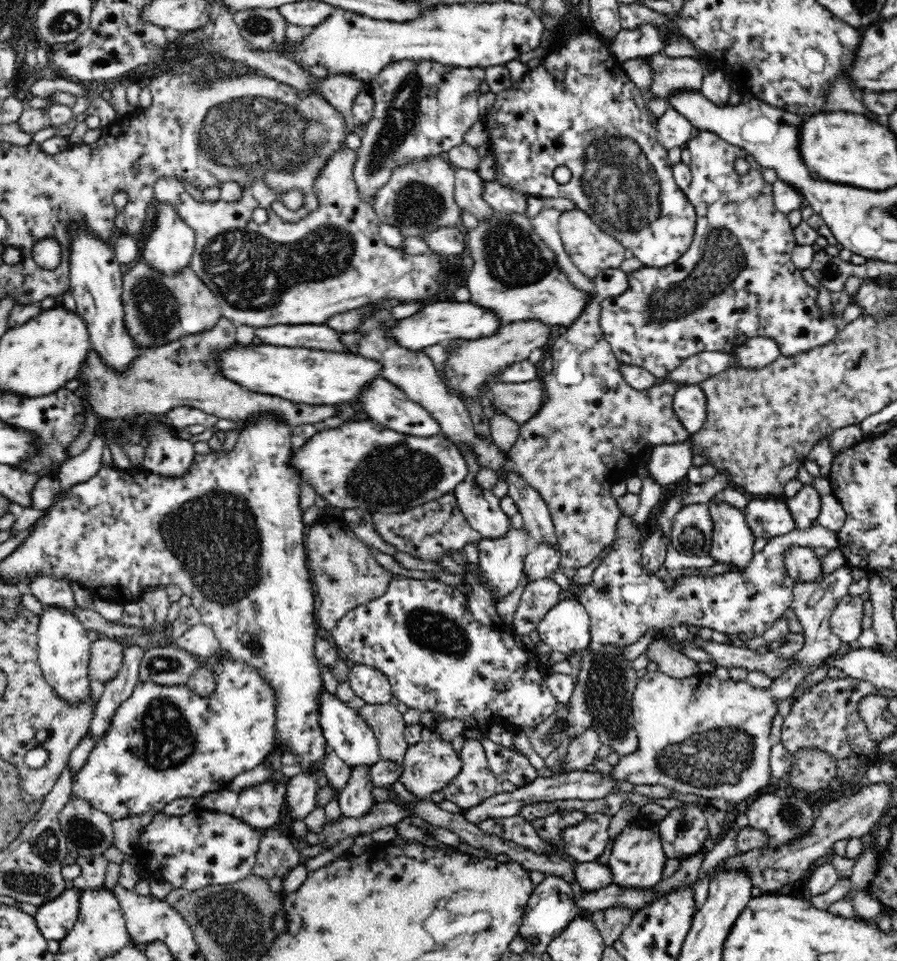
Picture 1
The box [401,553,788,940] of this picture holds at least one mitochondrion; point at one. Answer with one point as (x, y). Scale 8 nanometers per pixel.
(713, 758)

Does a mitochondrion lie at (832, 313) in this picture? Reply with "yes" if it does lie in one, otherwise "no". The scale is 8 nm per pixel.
no

